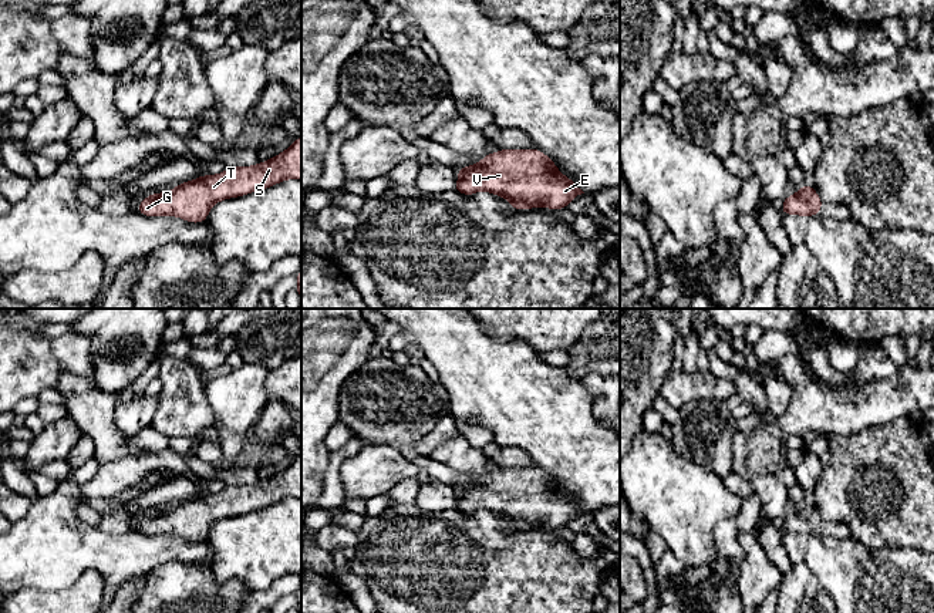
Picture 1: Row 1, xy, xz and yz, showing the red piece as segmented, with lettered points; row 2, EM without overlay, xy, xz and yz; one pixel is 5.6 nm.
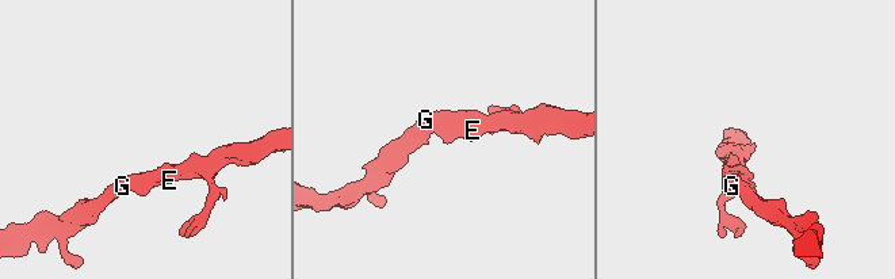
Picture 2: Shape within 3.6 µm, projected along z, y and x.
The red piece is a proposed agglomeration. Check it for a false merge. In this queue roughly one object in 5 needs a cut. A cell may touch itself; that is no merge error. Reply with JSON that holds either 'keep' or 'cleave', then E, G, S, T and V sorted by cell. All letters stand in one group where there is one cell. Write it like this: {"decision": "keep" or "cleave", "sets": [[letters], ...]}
{"decision": "keep", "sets": [["E", "G", "S", "T", "V"]]}

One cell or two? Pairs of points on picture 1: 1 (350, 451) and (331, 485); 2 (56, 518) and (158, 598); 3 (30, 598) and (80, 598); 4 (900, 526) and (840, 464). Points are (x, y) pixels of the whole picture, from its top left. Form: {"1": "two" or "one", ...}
{"1": "one", "2": "two", "3": "one", "4": "one"}

